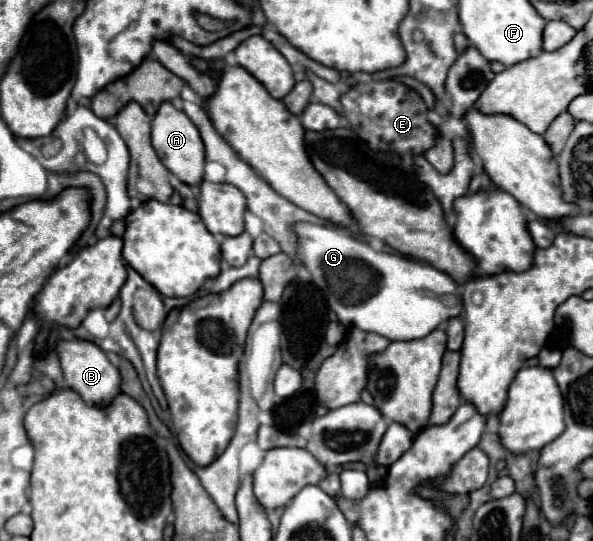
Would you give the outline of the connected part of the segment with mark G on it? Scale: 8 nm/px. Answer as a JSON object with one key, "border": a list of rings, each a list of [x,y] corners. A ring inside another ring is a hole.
{"border":[[[296,223],[294,231],[298,235],[298,257],[304,267],[312,273],[314,283],[324,289],[324,297],[330,309],[338,315],[342,325],[358,327],[368,333],[378,333],[390,341],[410,341],[426,337],[430,331],[448,319],[462,315],[462,297],[456,289],[456,283],[450,275],[430,267],[428,263],[418,263],[408,257],[374,251],[368,243],[362,243],[336,227],[314,225],[314,223]]]}

